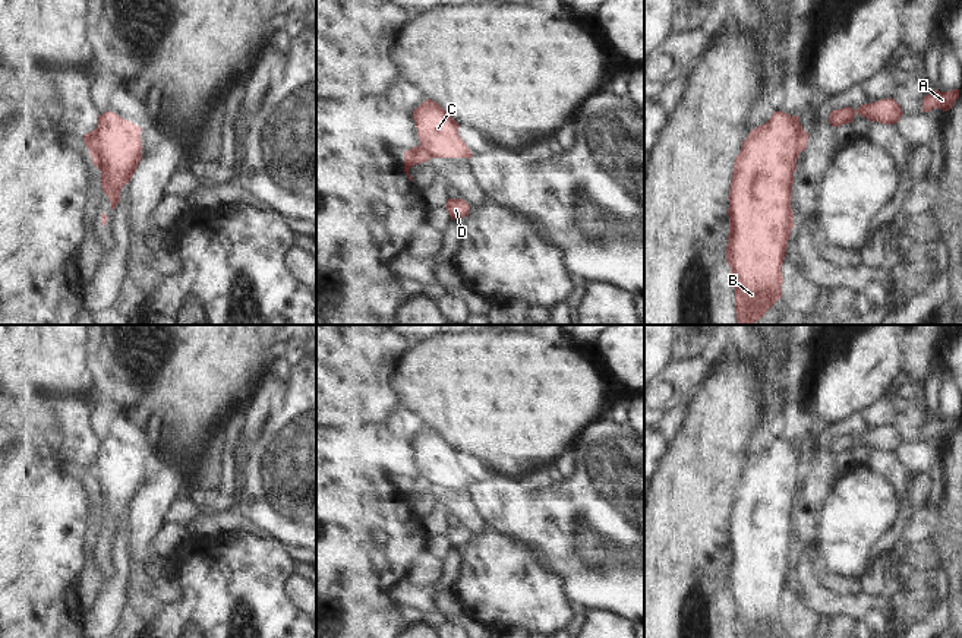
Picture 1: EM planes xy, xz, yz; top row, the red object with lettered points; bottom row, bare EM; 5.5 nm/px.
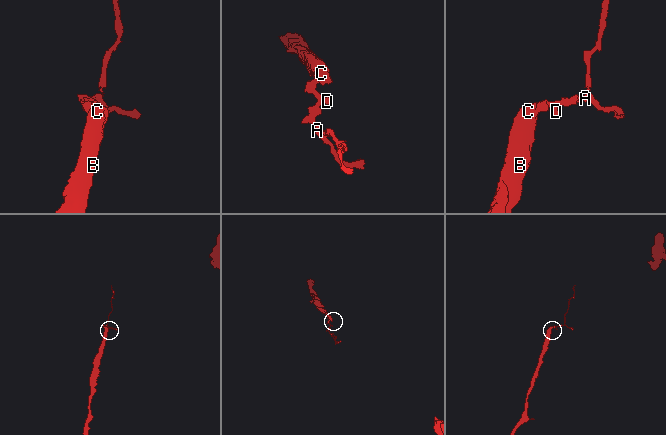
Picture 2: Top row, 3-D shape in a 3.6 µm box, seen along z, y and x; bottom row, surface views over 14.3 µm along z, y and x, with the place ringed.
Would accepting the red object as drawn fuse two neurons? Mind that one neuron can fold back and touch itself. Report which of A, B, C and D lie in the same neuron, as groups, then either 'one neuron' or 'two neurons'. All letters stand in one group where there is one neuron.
A D / B C | two neurons

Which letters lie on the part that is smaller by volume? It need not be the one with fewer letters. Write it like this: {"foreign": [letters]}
{"foreign": ["A", "D"]}

